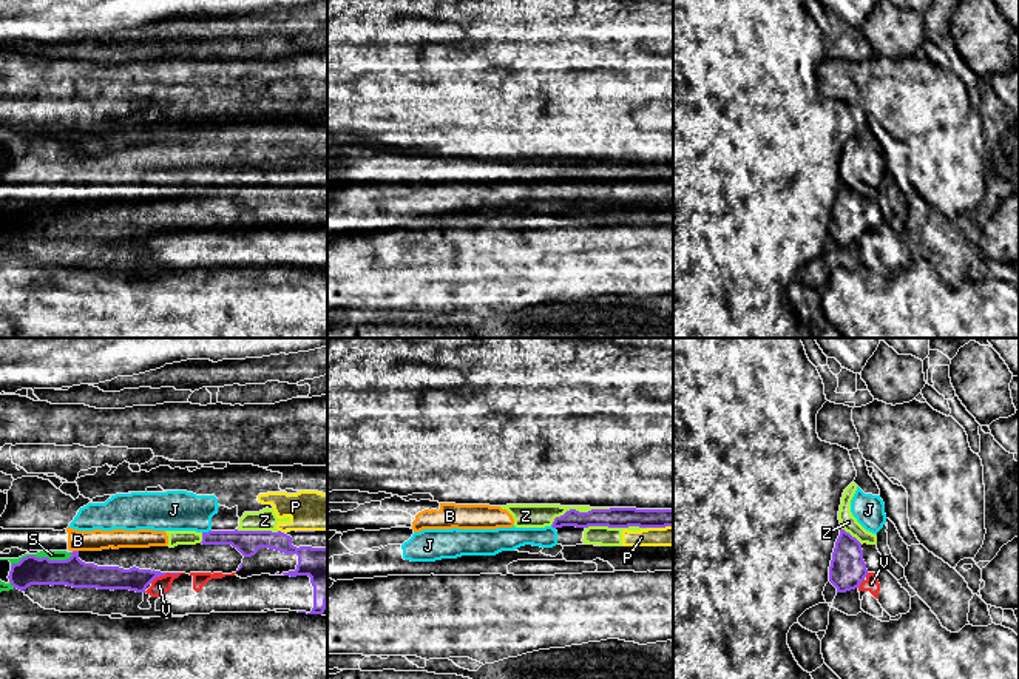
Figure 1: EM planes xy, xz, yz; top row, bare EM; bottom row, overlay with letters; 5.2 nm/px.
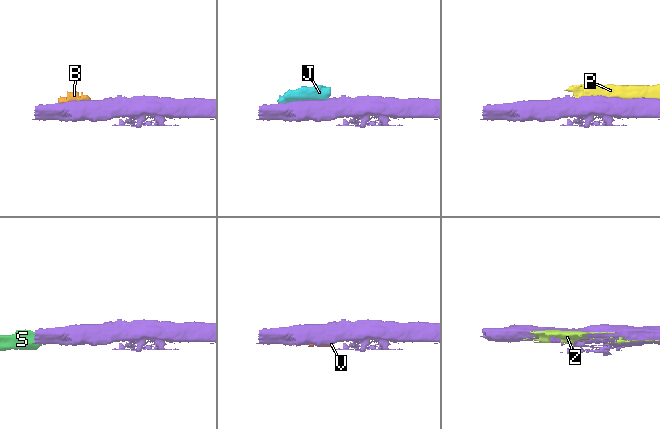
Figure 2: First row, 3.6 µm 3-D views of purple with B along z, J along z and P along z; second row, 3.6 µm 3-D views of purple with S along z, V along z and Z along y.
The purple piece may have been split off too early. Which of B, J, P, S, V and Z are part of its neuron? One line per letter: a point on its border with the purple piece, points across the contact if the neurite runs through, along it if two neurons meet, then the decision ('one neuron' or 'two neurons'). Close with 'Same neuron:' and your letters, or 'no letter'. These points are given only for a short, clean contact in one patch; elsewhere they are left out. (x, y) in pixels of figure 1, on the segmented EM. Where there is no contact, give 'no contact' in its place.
B: meets purple in xy at (76, 551); two neurons
J: meets purple in xy at (206, 533); border along xy (210, 530), (203, 533); two neurons
P: meets purple in xz at (660, 526); two neurons
S: meets purple in xy at (42, 557); border along xy (73, 554), (65, 559), (23, 556), (11, 567); two neurons
V: meets purple in xy at (164, 574); two neurons
Z: meets purple in xz at (578, 511); two neurons
Same neuron: no letter

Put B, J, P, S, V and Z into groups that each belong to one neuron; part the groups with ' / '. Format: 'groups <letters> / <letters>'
groups B J P Z / S / V

